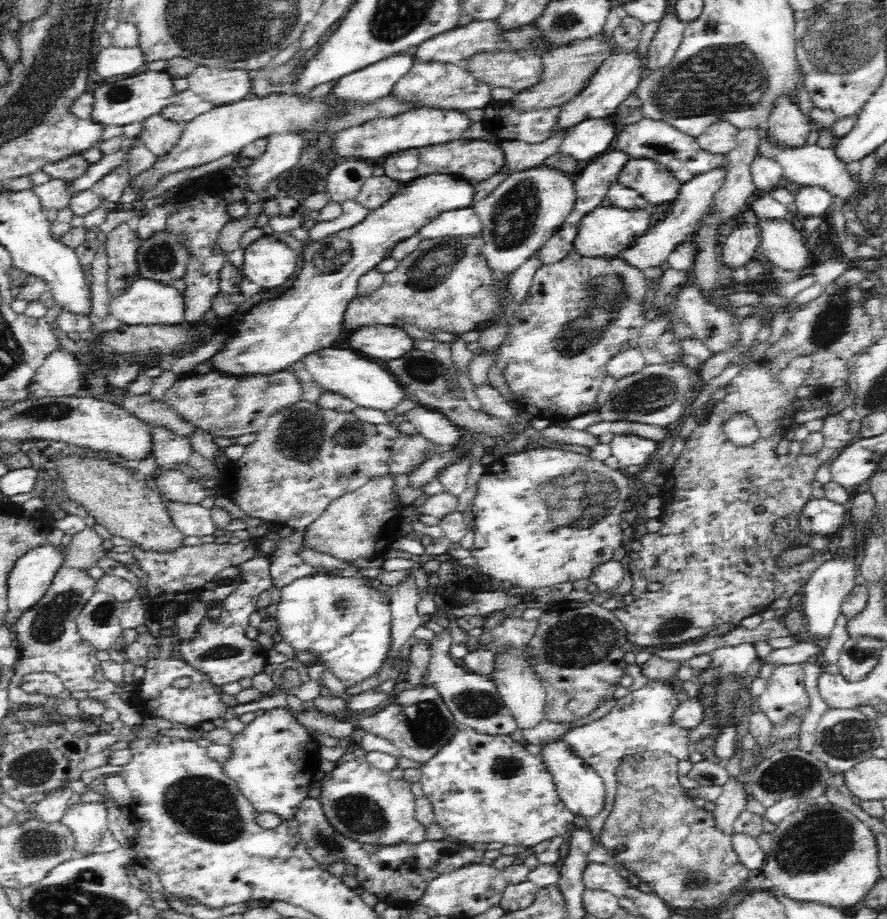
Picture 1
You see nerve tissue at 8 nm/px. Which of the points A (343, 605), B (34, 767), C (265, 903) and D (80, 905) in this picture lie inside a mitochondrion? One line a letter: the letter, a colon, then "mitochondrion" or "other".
A: mitochondrion
B: mitochondrion
C: other
D: mitochondrion

